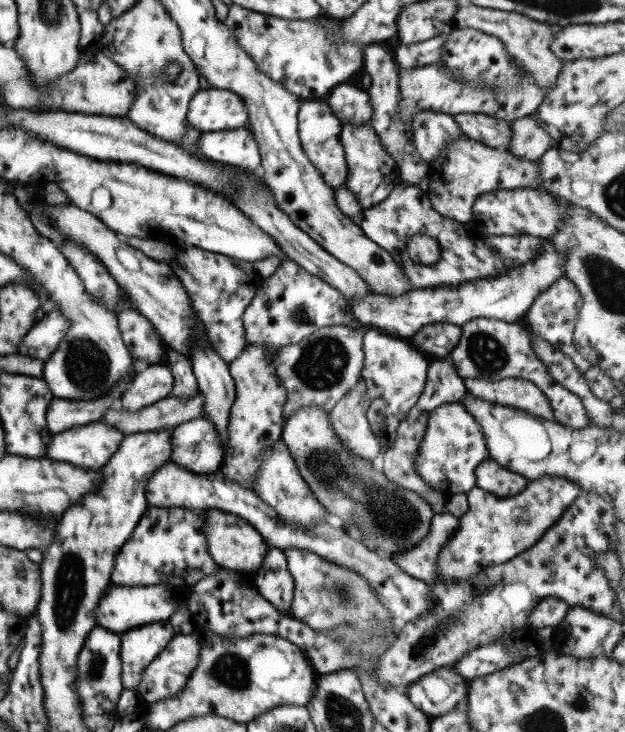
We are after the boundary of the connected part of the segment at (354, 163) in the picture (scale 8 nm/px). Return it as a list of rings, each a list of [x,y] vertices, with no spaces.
[[[346,122],[340,133],[340,142],[344,146],[346,166],[348,166],[345,186],[354,192],[356,199],[360,201],[360,205],[364,209],[384,201],[390,195],[390,191],[401,183],[401,180],[396,160],[380,143],[378,133],[371,126],[354,126],[354,124]]]

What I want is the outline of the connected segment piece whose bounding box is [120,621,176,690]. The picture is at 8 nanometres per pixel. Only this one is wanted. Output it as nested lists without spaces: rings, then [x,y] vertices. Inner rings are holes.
[[[169,621],[134,627],[120,635],[123,688],[137,688],[144,668],[168,646],[176,632]]]

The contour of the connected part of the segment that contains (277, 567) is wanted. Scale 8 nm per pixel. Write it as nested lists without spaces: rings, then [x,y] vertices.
[[[271,547],[262,567],[249,578],[272,606],[288,614],[294,600],[295,582],[282,549]]]

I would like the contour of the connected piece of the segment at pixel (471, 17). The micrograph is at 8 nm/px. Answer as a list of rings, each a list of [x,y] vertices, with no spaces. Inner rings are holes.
[[[468,2],[460,3],[459,10],[455,13],[455,22],[457,22],[456,26],[460,28],[472,28],[496,36],[504,43],[508,53],[515,57],[528,73],[533,75],[535,84],[544,90],[545,94],[548,94],[548,91],[545,90],[553,90],[553,87],[556,87],[557,77],[560,75],[560,70],[563,70],[562,66],[566,61],[550,49],[550,44],[554,42],[556,32],[561,28],[560,25],[536,21],[521,13],[486,9]]]

